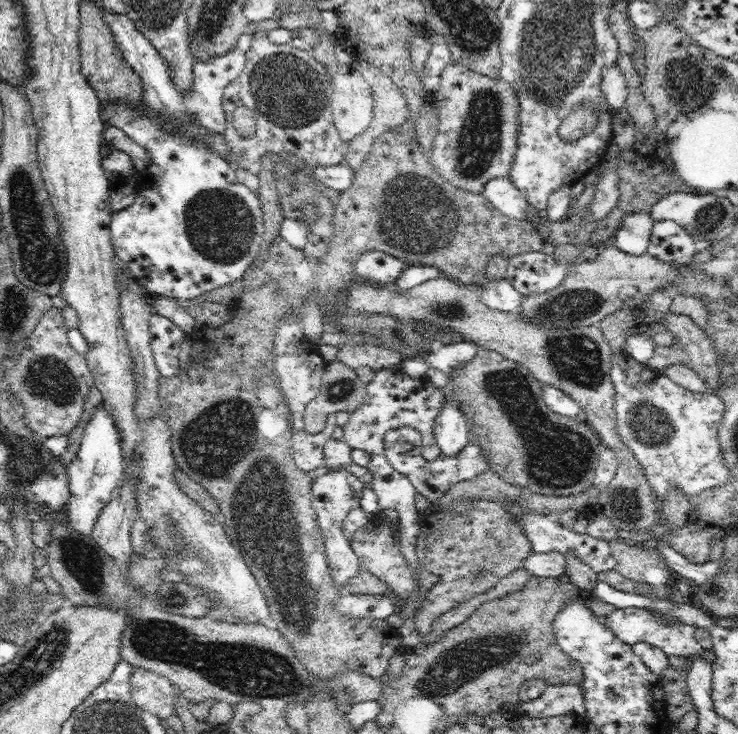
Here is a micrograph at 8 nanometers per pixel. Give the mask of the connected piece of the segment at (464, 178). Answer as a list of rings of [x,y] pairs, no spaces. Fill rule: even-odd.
[[[450,60],[432,93],[436,98],[438,130],[429,162],[440,177],[472,194],[483,194],[484,184],[494,177],[509,177],[520,128],[520,97],[516,88],[500,76],[494,78]]]

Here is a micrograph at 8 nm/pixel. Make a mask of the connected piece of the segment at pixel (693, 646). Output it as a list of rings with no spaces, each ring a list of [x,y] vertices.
[[[628,607],[623,609],[614,609],[607,617],[608,628],[622,641],[631,647],[640,642],[646,642],[652,646],[661,648],[667,656],[684,656],[688,658],[694,655],[694,652],[702,650],[700,644],[694,637],[696,626],[686,623],[668,625],[664,621],[666,618],[655,617],[648,608]]]

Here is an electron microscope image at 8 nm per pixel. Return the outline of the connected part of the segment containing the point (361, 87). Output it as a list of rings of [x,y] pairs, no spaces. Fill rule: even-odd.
[[[339,64],[332,76],[333,121],[344,142],[364,132],[372,120],[372,89],[353,64]]]

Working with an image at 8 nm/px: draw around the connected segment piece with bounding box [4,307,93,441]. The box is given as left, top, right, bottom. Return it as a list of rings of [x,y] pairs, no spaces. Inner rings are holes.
[[[53,307],[46,312],[38,322],[35,330],[27,338],[27,346],[23,348],[17,359],[14,359],[10,368],[4,374],[4,382],[8,384],[8,391],[21,402],[21,413],[27,425],[38,434],[38,439],[50,438],[51,436],[68,435],[77,425],[82,416],[83,408],[93,384],[93,376],[88,368],[86,357],[76,352],[68,343],[66,333],[68,328],[64,325],[62,310]]]

